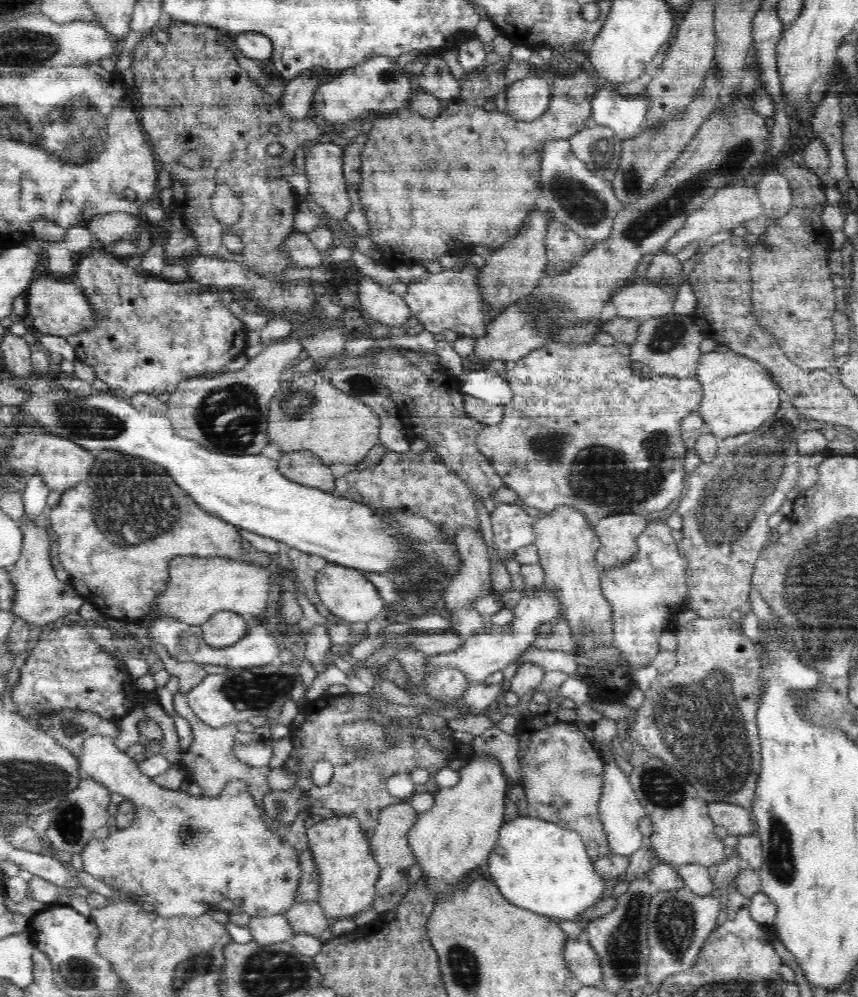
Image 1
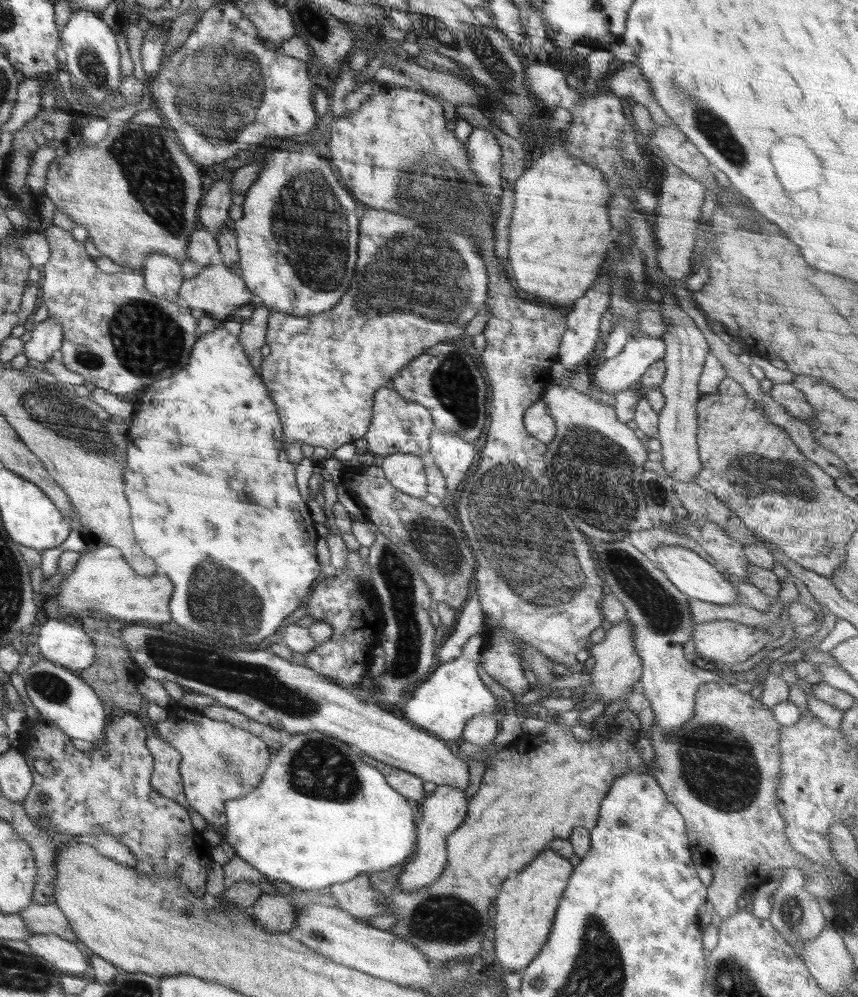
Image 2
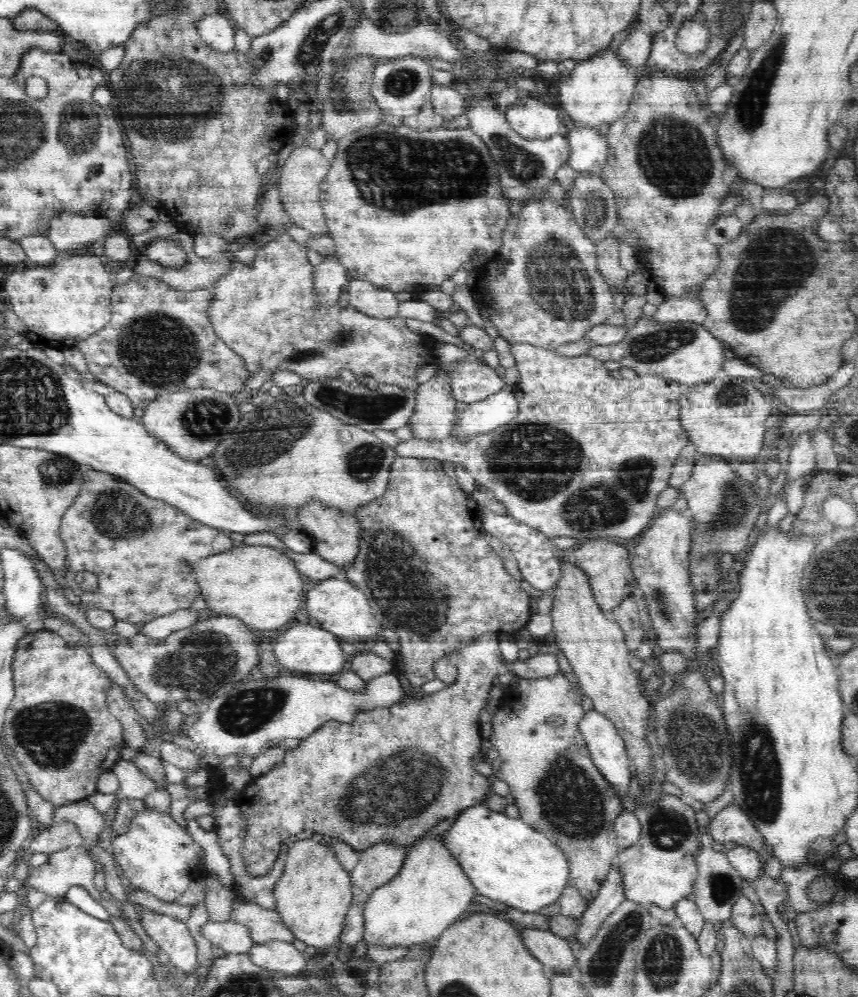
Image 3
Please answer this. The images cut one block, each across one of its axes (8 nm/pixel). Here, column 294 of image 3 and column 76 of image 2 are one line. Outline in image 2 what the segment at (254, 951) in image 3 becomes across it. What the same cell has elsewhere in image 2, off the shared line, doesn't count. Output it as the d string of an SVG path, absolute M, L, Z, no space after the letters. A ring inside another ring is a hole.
M56 934L34 935L25 942L34 953L54 965L62 974L83 976L90 965L74 942Z

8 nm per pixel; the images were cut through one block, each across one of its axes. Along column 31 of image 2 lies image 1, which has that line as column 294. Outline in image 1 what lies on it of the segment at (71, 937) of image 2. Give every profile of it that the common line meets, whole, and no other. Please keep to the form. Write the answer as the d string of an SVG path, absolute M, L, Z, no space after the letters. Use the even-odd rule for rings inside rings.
M297 902L282 915L290 921L295 935L310 934L314 937L320 937L328 928L328 919L326 919L322 905L318 902Z

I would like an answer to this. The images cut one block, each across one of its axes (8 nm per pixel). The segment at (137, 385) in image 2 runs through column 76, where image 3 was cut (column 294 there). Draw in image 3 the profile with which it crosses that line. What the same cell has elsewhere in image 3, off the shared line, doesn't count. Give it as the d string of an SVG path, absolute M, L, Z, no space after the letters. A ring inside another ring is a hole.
M279 230L276 238L268 244L261 245L256 251L254 264L246 266L242 262L234 262L231 271L220 275L211 288L216 291L214 300L208 310L209 320L213 323L214 332L234 352L245 359L250 375L256 372L295 372L306 381L320 378L336 378L340 370L350 370L357 380L365 383L366 378L374 378L379 384L392 384L416 393L418 372L434 363L434 341L417 334L406 325L400 316L389 319L377 319L353 306L340 307L320 305L316 301L313 285L313 266L307 258L307 248L298 244L290 233Z

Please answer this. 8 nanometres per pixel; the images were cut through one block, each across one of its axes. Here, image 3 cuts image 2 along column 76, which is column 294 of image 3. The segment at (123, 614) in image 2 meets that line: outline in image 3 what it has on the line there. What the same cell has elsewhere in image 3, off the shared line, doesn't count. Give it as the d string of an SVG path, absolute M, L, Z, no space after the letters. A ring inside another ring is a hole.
M270 546L234 547L232 550L206 556L191 564L200 596L206 602L206 614L240 618L258 630L287 627L298 607L304 605L304 580L290 556ZM196 566L196 568L192 568Z

